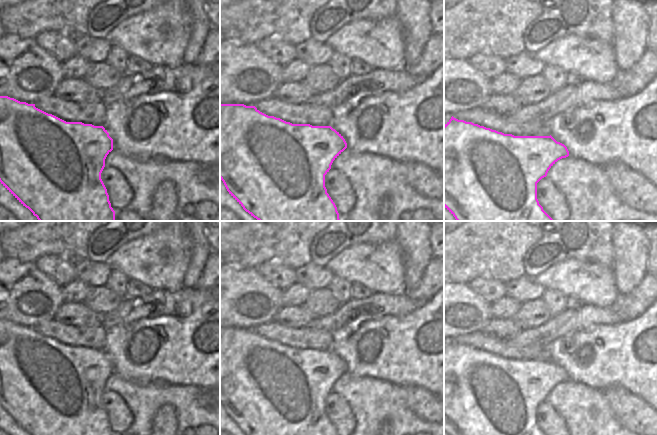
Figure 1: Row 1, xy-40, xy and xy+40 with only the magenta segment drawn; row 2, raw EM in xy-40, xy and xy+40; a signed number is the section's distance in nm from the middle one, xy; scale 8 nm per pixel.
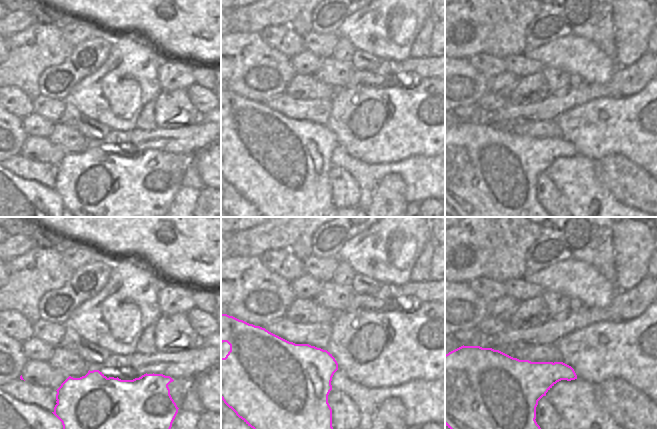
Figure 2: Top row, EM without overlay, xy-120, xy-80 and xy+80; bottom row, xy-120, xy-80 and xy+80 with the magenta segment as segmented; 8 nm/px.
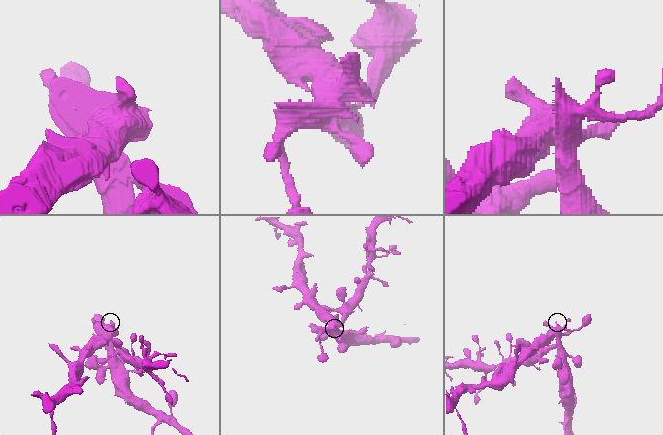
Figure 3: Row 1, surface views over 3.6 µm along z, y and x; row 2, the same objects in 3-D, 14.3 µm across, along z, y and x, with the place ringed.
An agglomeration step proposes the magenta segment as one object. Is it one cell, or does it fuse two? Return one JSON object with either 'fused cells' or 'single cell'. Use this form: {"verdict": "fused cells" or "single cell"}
{"verdict": "fused cells"}

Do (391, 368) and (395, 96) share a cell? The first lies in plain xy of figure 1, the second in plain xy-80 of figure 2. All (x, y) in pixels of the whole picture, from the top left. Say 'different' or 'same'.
same

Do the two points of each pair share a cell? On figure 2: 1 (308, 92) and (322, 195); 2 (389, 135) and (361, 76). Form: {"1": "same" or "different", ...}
{"1": "different", "2": "same"}

